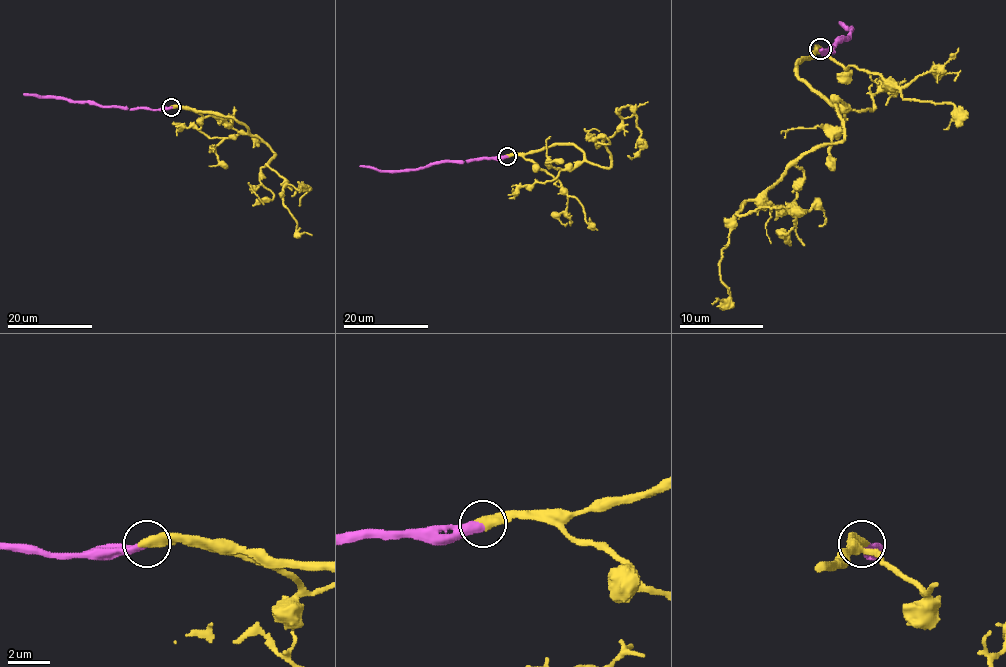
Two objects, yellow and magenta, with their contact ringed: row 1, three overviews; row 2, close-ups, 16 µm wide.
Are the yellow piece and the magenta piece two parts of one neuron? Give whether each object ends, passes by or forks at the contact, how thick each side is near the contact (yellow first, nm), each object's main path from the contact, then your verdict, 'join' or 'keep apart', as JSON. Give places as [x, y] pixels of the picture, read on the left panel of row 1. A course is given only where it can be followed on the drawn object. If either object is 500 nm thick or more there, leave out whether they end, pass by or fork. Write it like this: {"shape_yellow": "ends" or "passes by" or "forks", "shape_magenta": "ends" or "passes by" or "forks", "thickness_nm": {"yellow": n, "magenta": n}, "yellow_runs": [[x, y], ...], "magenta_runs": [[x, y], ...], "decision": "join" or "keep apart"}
{"thickness_nm": {"yellow": 500, "magenta": 400}, "yellow_runs": [[171, 107], [234, 117], [258, 137], [274, 155], [268, 166], [285, 180], [283, 205], [296, 230], [311, 235]], "magenta_runs": [[171, 107], [129, 109], [24, 94]], "decision": "join"}

